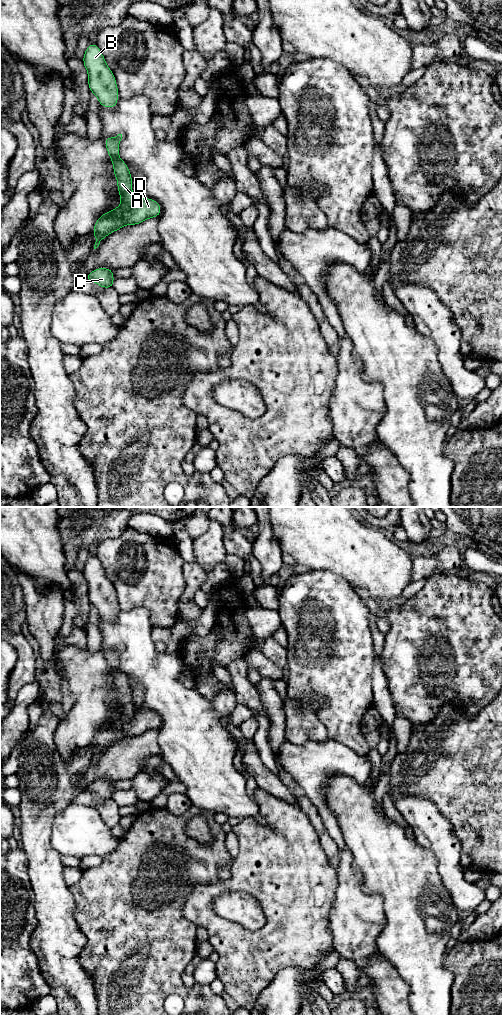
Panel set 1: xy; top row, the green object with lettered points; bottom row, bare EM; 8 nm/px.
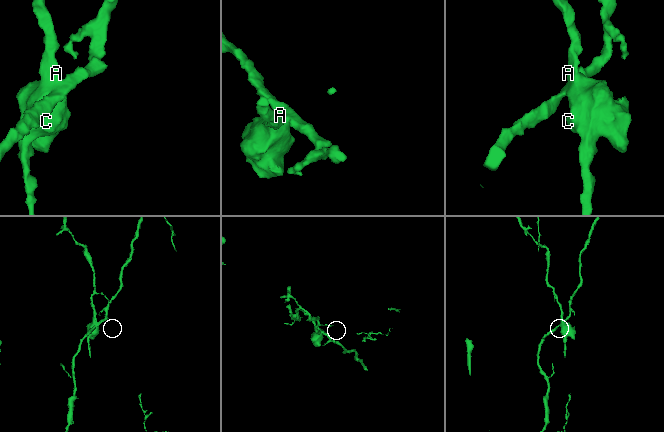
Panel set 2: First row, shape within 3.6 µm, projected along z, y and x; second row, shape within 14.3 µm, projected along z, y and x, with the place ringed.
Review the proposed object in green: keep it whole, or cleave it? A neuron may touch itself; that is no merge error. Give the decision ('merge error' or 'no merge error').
merge error

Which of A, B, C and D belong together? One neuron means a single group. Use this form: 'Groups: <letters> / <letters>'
Groups: A B C / D

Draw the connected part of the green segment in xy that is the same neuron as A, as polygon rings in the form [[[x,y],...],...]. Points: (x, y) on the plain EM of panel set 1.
[[[118,646],[115,650],[105,649],[107,664],[114,678],[113,686],[117,689],[117,699],[121,709],[121,716],[118,720],[102,726],[96,733],[92,742],[96,750],[94,761],[99,758],[103,750],[125,738],[123,727],[133,719],[135,714],[130,682],[126,675],[119,670],[119,655],[121,651],[122,646]]]

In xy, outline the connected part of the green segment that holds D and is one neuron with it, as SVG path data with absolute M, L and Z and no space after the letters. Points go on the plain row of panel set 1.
M138 710L133 719L123 727L123 734L125 737L136 737L160 726L161 717L158 714L150 710Z

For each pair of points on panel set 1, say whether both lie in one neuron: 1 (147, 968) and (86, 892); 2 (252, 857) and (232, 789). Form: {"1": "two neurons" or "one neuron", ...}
{"1": "one neuron", "2": "two neurons"}

